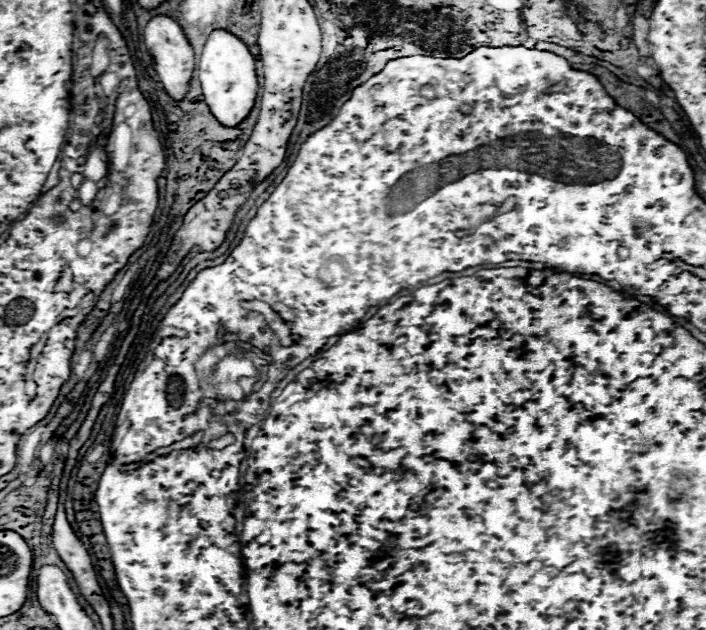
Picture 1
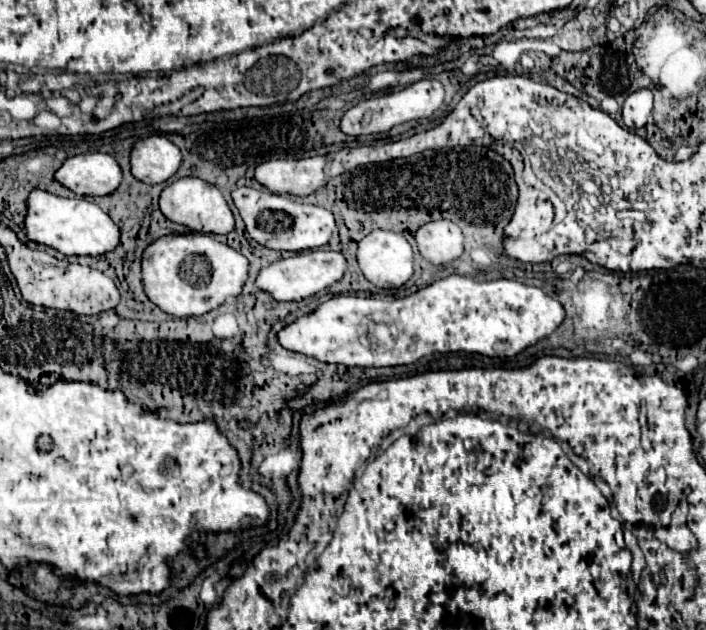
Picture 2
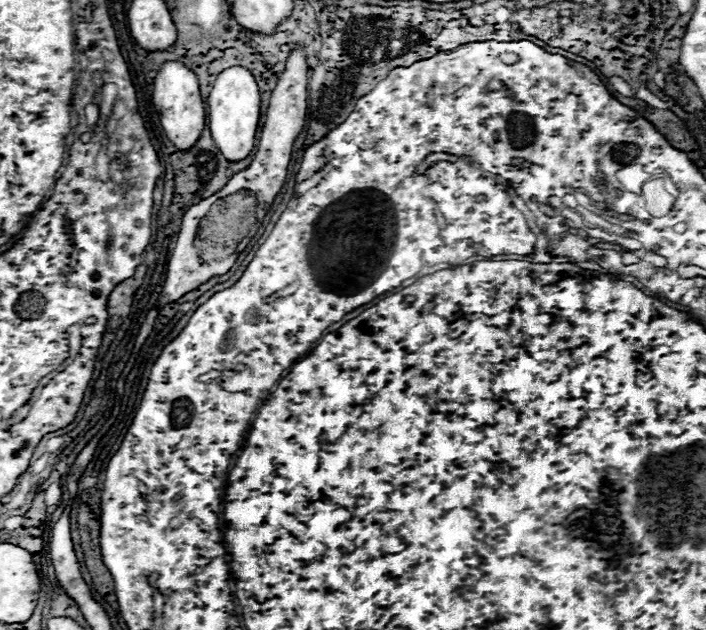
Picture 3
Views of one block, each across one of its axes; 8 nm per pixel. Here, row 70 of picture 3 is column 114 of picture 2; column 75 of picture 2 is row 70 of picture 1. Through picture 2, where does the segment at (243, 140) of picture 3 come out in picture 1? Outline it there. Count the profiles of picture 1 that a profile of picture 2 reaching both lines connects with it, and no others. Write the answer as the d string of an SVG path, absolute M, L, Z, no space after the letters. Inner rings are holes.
M212 30L202 56L198 60L198 80L202 84L204 100L210 108L210 112L222 122L224 126L236 126L240 124L252 110L256 92L258 92L258 78L254 70L254 58L248 50L248 46L226 30Z

